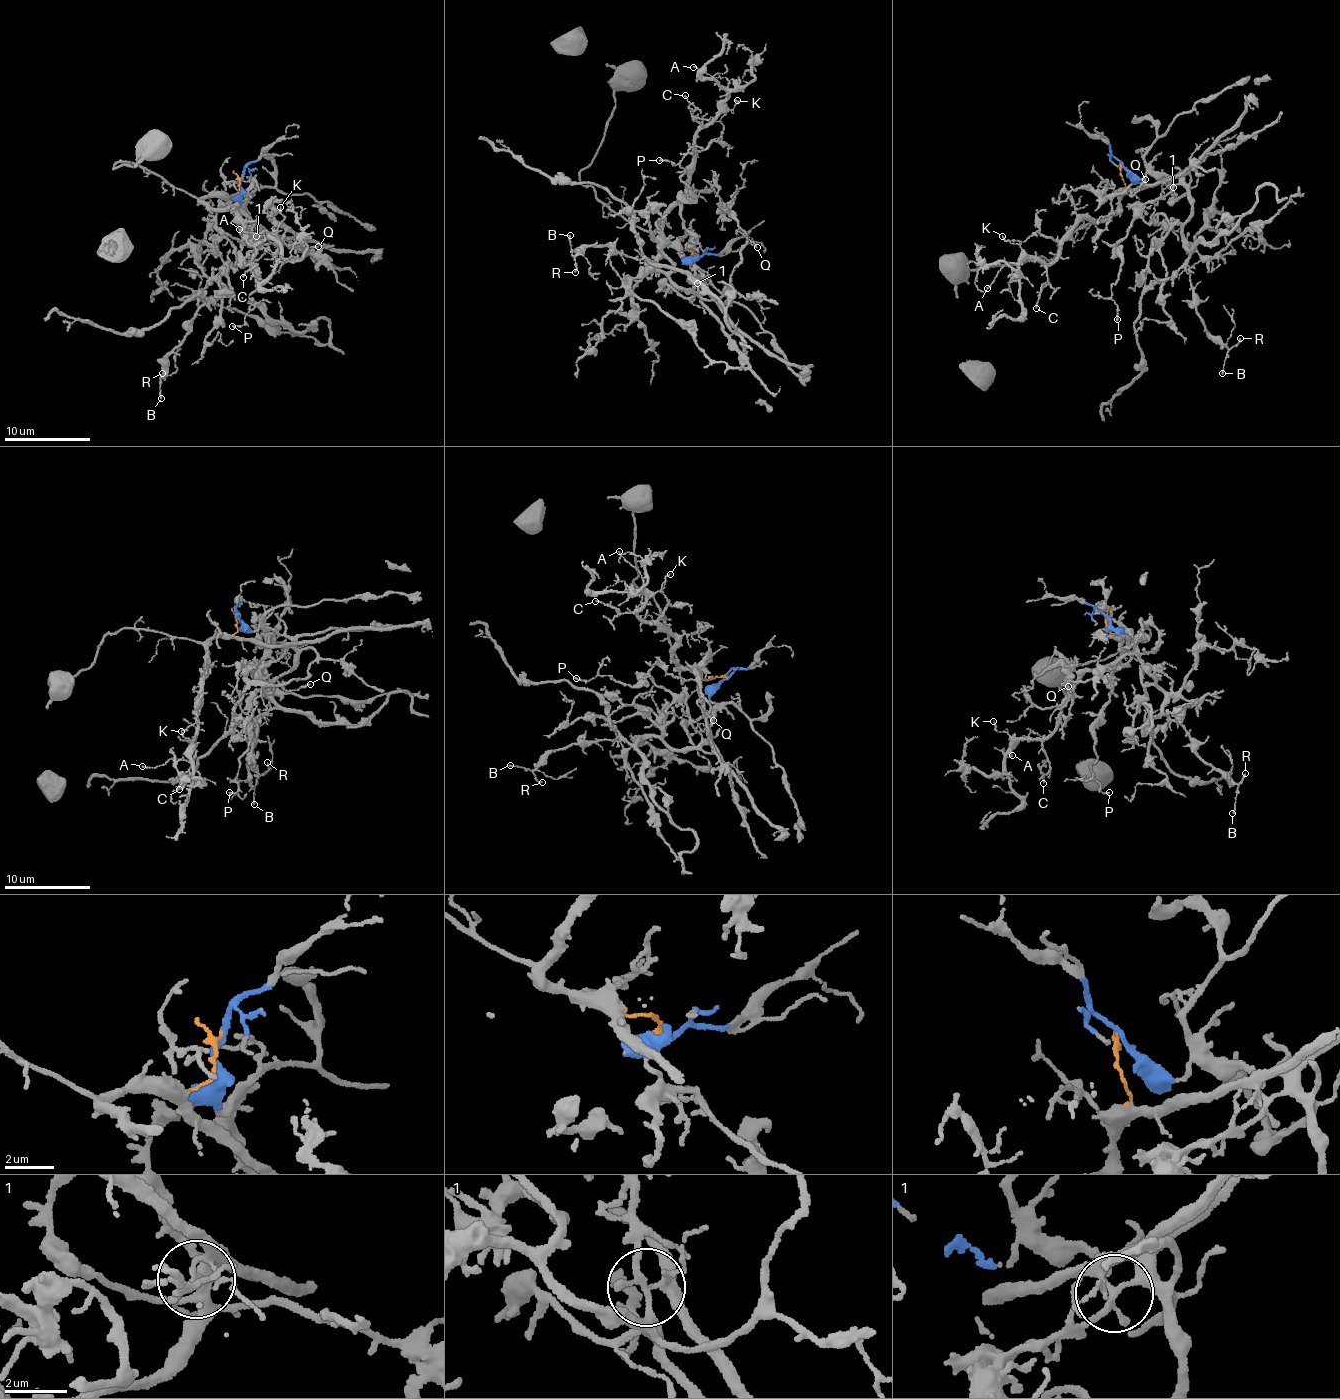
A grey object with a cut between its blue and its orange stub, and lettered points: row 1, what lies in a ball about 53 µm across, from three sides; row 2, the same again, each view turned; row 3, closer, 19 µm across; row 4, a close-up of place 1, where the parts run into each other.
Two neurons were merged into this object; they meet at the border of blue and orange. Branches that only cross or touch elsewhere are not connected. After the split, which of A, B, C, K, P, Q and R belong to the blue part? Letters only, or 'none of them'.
B, P, Q, R

